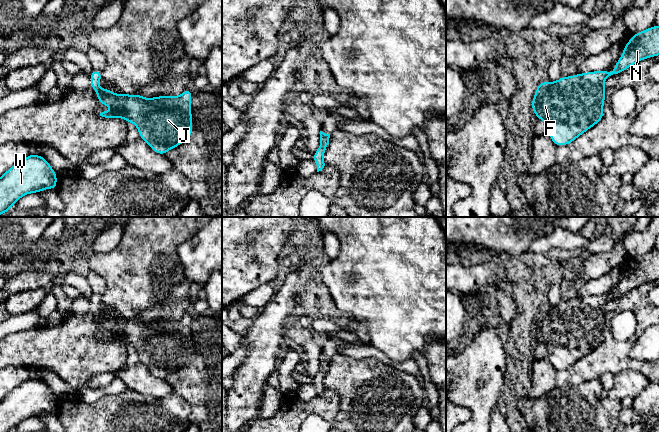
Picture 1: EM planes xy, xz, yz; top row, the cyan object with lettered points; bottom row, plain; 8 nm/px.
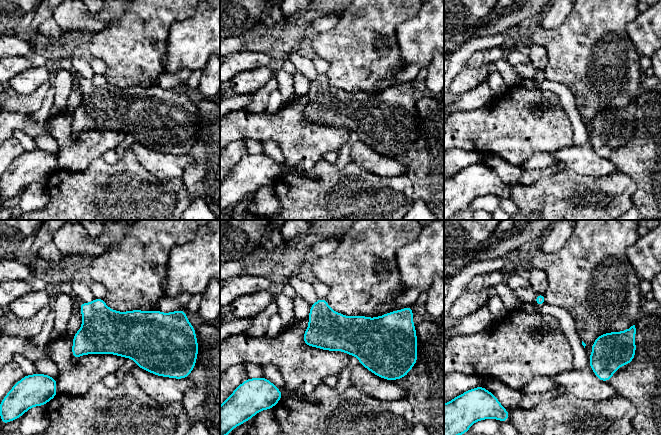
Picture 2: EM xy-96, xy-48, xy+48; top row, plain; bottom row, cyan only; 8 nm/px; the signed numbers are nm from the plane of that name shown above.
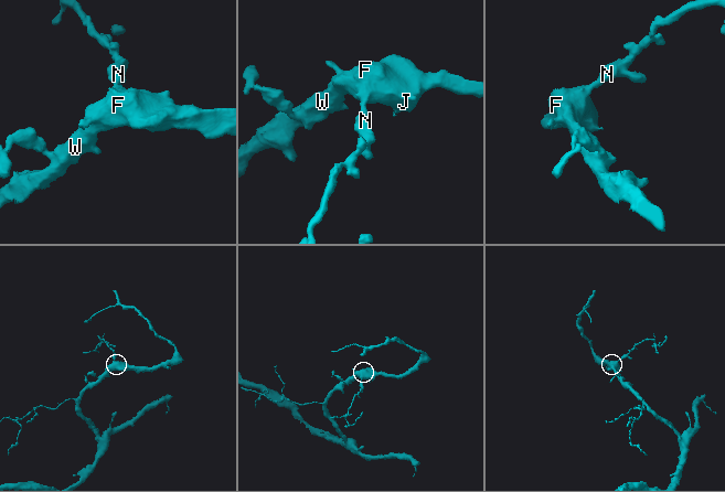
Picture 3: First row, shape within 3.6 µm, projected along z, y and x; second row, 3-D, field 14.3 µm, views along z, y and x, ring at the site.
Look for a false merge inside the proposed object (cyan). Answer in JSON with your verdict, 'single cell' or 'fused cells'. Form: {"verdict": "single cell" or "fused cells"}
{"verdict": "single cell"}

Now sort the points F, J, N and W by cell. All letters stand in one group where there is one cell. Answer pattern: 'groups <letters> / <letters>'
groups F J N W

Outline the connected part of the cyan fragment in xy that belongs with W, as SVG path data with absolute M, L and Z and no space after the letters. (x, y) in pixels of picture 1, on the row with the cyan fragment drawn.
M30 154L0 177L0 215L4 215L23 196L57 188L57 174L49 162Z

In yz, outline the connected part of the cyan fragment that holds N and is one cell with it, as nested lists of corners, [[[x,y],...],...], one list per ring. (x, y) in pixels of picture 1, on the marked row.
[[[653,25],[632,35],[612,72],[590,71],[568,77],[561,76],[556,82],[540,82],[531,101],[532,110],[539,120],[547,124],[549,136],[556,146],[568,145],[604,117],[603,105],[606,90],[604,81],[608,77],[617,76],[641,60],[657,55],[659,55],[659,26]]]

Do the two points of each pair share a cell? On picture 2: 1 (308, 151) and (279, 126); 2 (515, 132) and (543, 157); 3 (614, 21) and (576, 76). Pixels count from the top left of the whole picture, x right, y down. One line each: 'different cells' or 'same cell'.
1: same cell
2: different cells
3: same cell

